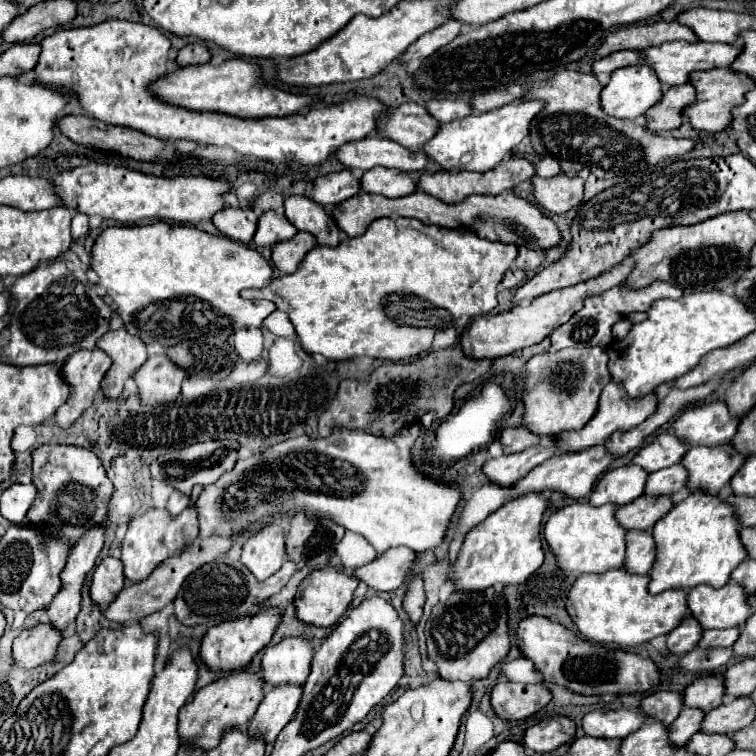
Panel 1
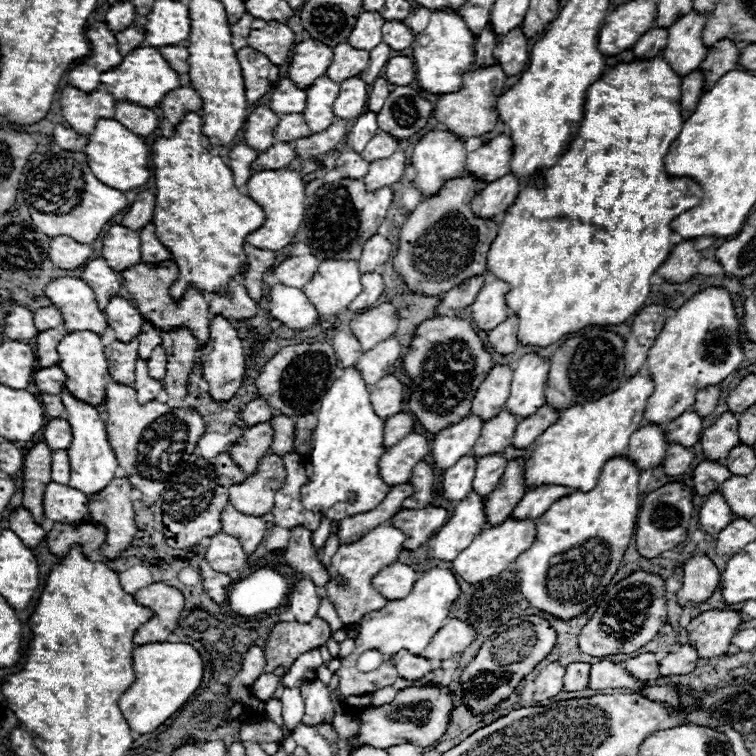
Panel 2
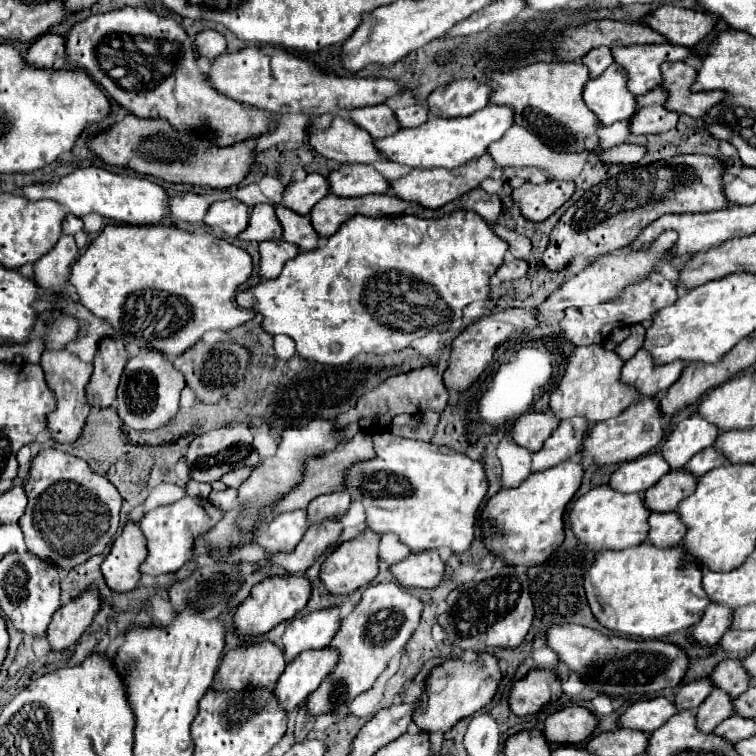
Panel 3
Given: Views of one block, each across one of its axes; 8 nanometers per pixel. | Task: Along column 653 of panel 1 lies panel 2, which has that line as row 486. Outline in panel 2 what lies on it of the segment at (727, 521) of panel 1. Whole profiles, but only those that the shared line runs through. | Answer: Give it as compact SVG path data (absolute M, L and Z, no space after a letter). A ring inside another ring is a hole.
M630 376L620 388L596 402L586 402L564 410L540 438L536 438L536 448L526 462L526 484L564 484L572 490L592 490L600 478L602 466L626 452L626 440L636 432L644 422L646 400L654 392L654 382L650 376Z

